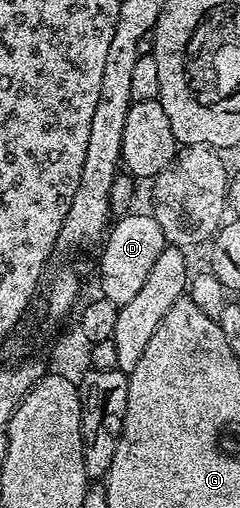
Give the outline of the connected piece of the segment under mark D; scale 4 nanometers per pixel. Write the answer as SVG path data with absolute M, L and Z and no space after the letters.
M151 213L132 214L121 214L117 218L120 220L117 223L115 220L111 224L110 230L103 240L103 243L105 242L104 252L100 255L99 294L116 304L117 307L126 305L126 301L131 301L140 292L150 269L154 266L155 259L158 258L158 253L162 253L162 249L166 246L162 225L158 225L158 221Z

